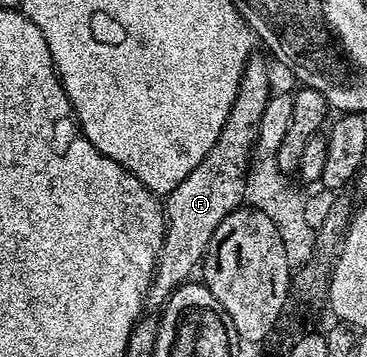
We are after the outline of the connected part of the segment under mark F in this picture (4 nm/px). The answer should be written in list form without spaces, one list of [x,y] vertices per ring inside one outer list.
[[[259,54],[253,55],[244,66],[234,106],[222,126],[222,134],[218,134],[218,142],[214,142],[210,154],[206,154],[206,158],[178,182],[175,190],[167,193],[163,248],[146,297],[151,307],[163,307],[177,288],[191,277],[195,266],[197,269],[207,255],[214,230],[218,230],[222,218],[245,203],[244,182],[254,159],[262,110],[266,110],[266,102],[273,92],[267,62]]]

